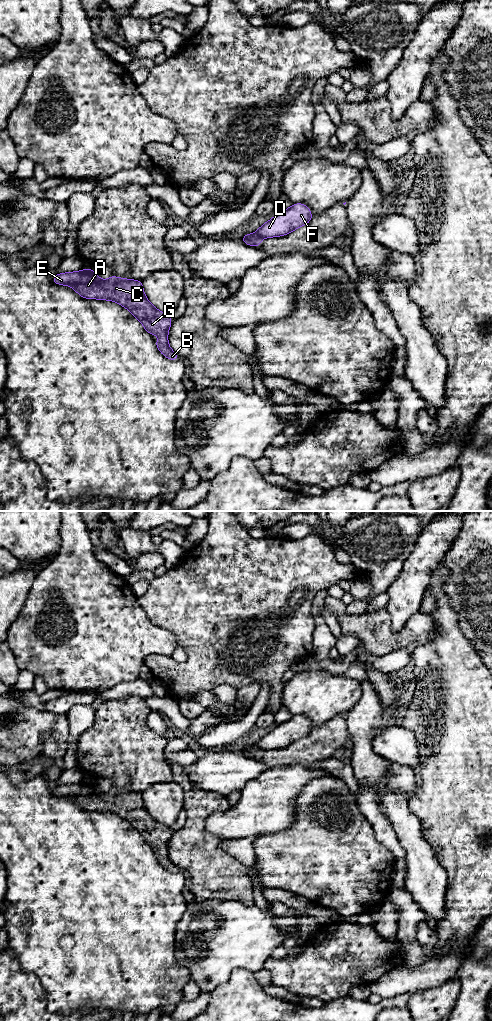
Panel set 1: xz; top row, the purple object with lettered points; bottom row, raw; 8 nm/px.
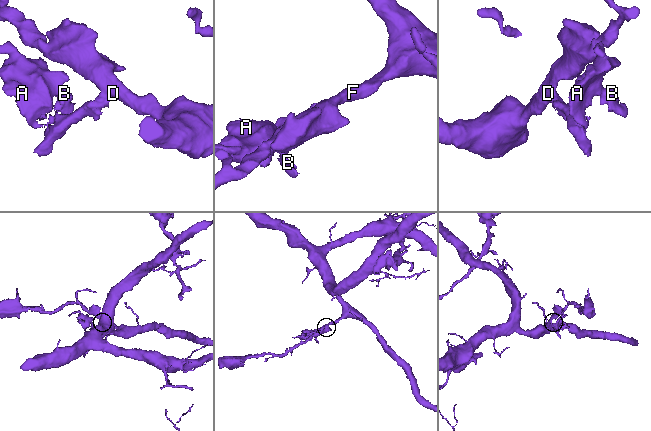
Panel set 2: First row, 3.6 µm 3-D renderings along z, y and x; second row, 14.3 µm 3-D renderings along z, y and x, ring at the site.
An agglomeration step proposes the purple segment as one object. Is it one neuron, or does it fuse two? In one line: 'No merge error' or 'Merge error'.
Merge error

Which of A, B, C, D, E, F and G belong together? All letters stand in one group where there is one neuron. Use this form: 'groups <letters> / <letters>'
groups A B C E G / D F

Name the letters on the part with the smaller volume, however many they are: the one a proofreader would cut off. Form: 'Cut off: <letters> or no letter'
Cut off: A, B, C, E, G

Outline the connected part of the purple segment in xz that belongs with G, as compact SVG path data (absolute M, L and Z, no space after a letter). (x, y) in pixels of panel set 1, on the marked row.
M94 270L54 274L53 282L72 287L82 298L110 300L129 310L140 320L151 335L159 334L155 344L166 358L179 360L179 356L169 347L168 331L172 324L170 315L157 310L146 298L142 281L118 278L112 275L107 280L100 279Z

